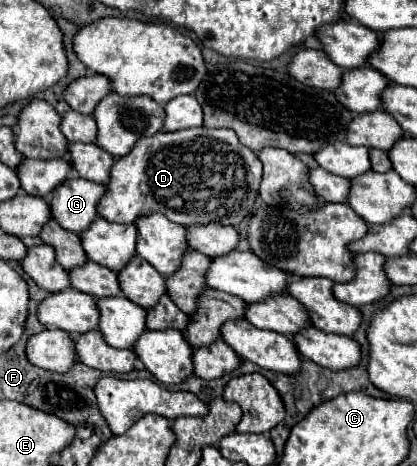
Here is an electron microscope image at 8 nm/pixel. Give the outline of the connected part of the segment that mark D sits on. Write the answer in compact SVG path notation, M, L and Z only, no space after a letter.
M181 129L137 141L137 147L115 159L105 195L97 203L99 217L113 223L135 223L143 213L159 211L183 227L219 221L237 225L255 209L263 165L257 155L239 143L231 129Z

